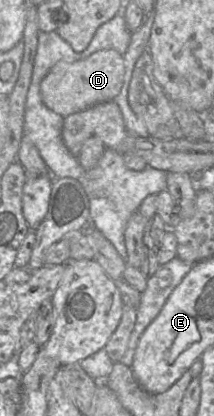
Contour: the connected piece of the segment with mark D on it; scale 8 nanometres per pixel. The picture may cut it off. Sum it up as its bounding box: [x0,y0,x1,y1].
[40,49,124,118]

